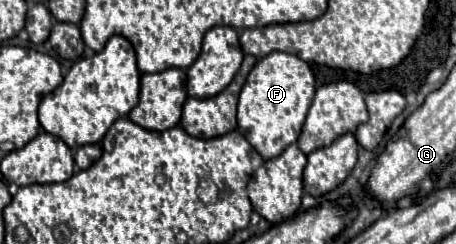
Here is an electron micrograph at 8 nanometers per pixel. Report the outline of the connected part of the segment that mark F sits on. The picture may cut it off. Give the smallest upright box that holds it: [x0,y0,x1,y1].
[237,52,315,160]

